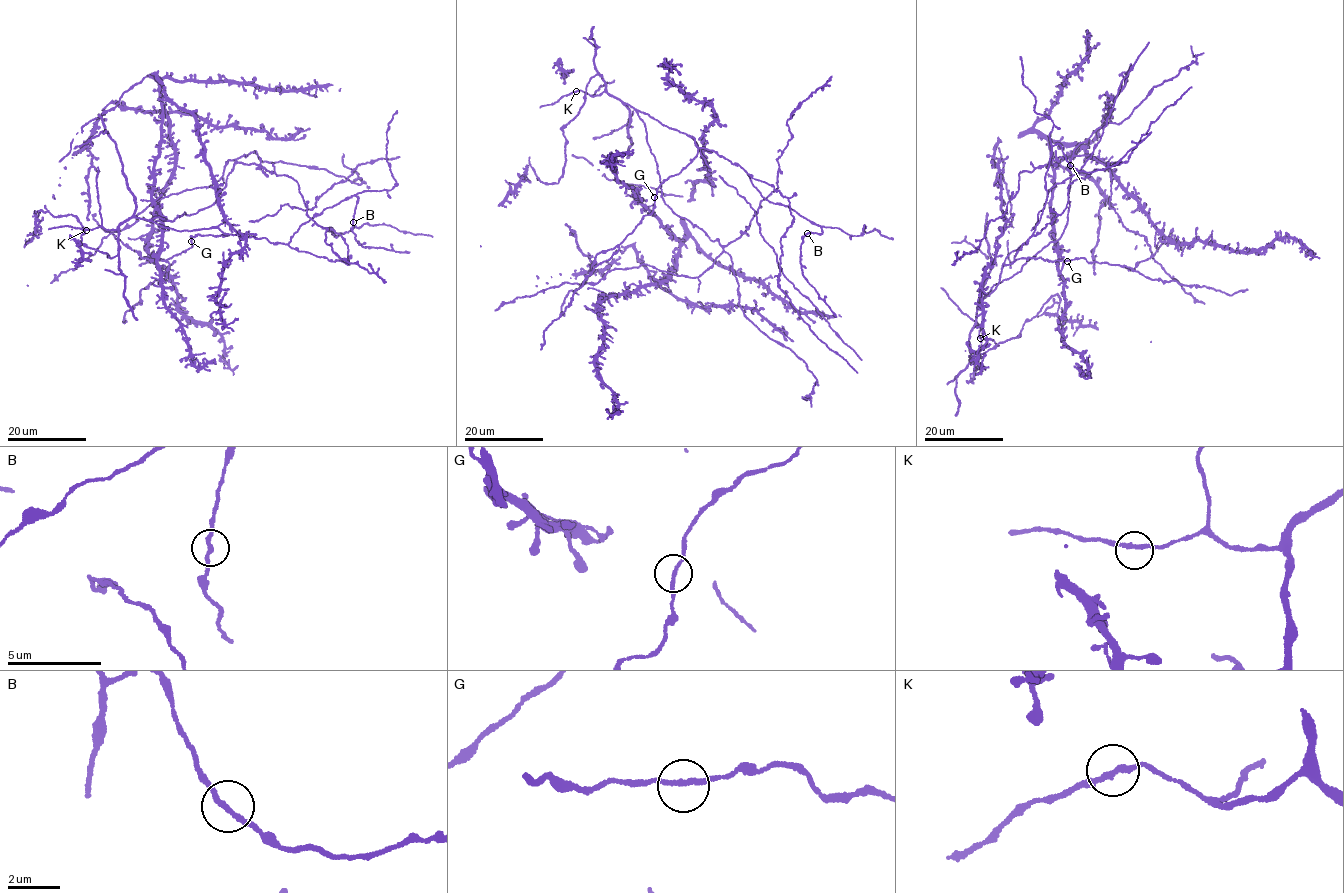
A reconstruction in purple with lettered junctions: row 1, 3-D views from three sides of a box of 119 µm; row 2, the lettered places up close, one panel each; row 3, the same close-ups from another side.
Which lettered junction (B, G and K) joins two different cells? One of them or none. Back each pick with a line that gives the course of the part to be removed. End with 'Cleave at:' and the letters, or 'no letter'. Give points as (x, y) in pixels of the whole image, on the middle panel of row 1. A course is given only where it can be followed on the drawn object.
Cleave at: no letter

